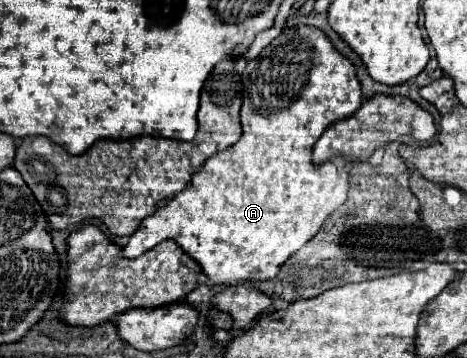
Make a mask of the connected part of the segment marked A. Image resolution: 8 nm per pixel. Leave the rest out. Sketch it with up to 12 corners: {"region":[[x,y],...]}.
{"region":[[315,26],[241,76],[243,134],[123,256],[269,280],[347,198],[313,144],[363,102]]}

